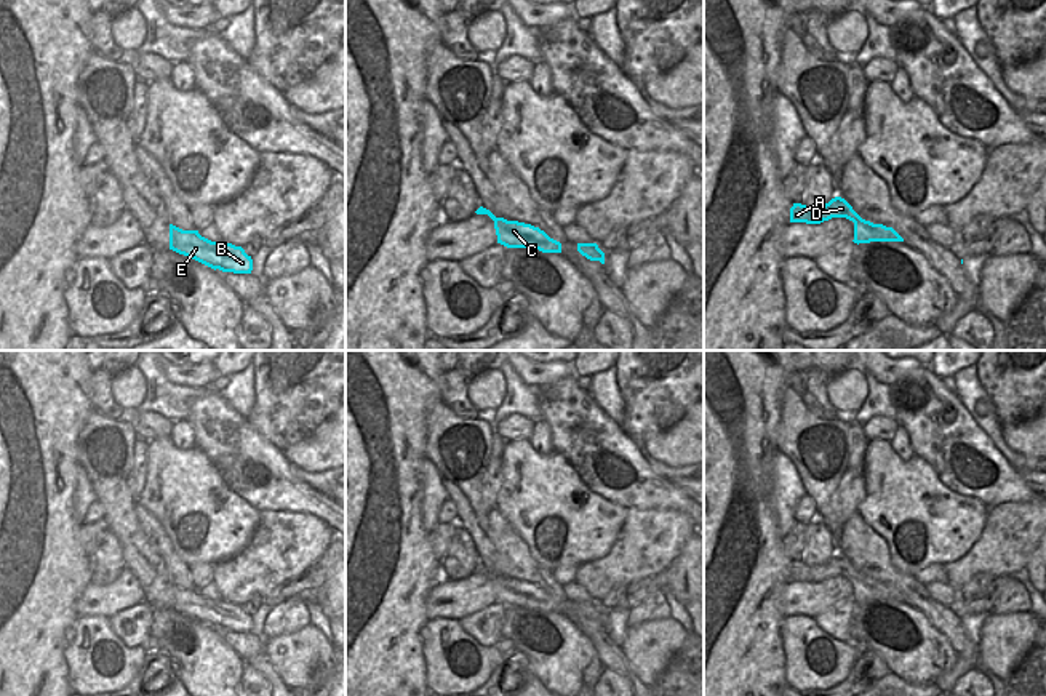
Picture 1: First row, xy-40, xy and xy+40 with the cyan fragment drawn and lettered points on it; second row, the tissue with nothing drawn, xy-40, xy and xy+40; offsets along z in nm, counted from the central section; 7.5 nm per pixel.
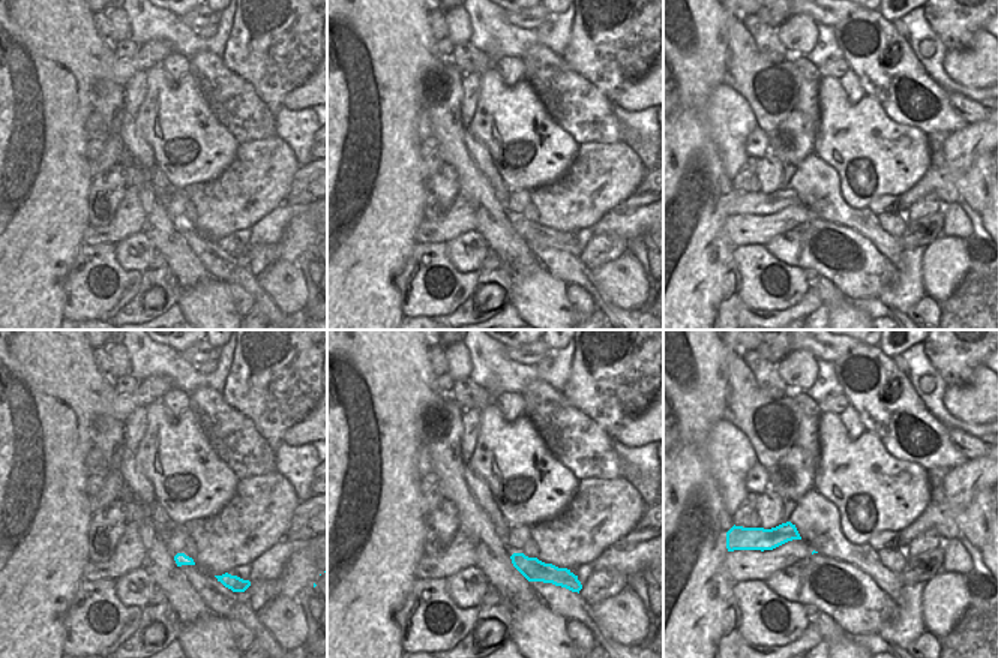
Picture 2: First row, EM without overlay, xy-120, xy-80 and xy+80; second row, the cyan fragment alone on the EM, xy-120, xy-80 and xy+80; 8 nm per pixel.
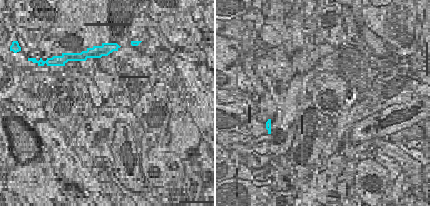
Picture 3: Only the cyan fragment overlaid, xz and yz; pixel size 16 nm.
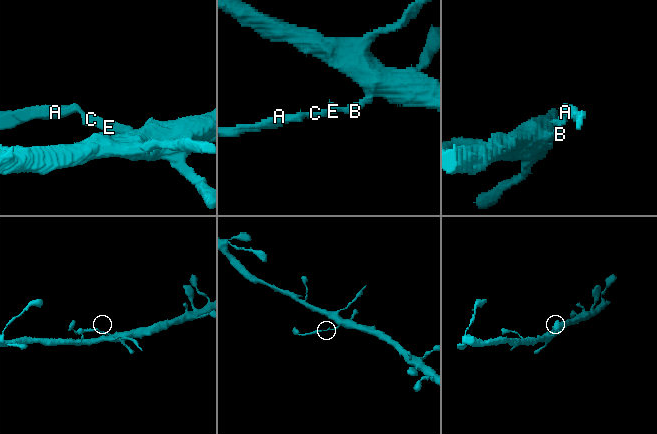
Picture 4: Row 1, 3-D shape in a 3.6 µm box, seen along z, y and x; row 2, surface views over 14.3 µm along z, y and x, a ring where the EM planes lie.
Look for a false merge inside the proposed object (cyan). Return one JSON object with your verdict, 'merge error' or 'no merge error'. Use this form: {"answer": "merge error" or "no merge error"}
{"answer": "merge error"}

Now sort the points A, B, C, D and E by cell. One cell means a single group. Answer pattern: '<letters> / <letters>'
A D / B C E

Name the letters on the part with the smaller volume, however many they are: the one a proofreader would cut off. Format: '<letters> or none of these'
A, D

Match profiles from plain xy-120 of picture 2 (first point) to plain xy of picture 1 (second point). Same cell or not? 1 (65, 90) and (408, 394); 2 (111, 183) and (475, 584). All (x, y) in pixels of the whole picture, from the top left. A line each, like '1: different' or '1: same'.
1: same
2: different

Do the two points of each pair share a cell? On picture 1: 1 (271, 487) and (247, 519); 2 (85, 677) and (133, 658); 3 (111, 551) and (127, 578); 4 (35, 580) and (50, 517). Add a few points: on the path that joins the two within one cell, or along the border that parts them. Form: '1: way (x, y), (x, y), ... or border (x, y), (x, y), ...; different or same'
1: border (226, 482), (259, 511); different
2: way (98, 677), (114, 679), (123, 671); same
3: border (125, 567), (114, 580), (104, 584), (90, 583); different
4: way (39, 564), (45, 533); same

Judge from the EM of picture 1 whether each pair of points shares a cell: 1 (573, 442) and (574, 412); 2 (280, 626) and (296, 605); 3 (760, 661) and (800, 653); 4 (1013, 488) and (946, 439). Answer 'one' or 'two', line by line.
1: one
2: one
3: two
4: one

